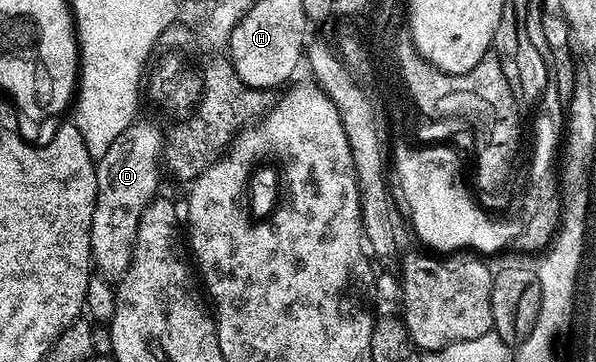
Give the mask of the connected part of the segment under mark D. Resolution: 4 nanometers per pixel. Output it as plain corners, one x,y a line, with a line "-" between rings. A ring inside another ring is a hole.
137,120
110,144
106,156
96,162
96,203
90,228
90,248
95,273
105,280
123,278
132,263
132,241
136,239
142,212
157,197
162,170
162,134
156,126

